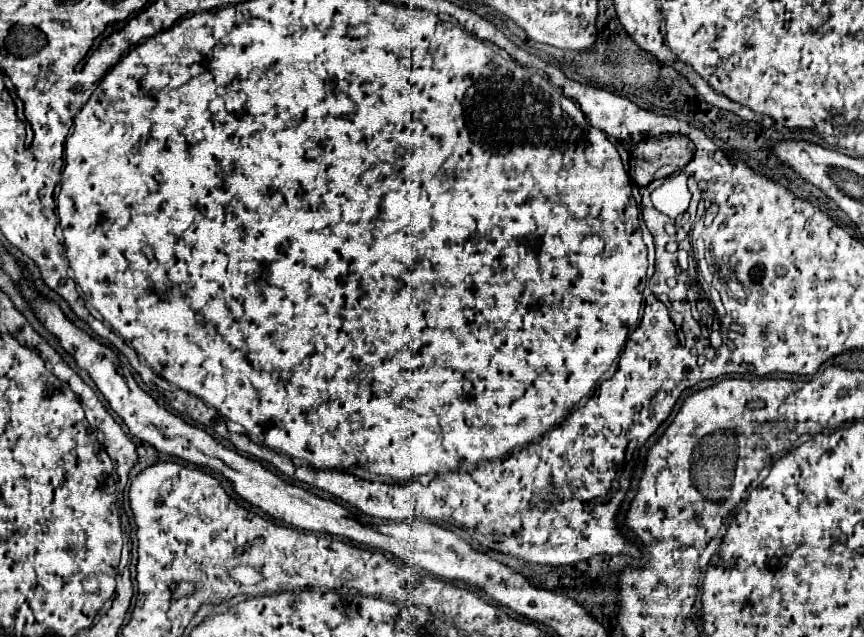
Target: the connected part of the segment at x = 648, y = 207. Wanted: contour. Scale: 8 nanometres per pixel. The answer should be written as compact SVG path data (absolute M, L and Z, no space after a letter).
M641 188L640 192L642 195L641 212L642 215L644 215L644 221L646 221L646 226L654 237L654 244L656 245L656 267L656 265L660 265L658 259L664 257L664 255L668 255L668 253L664 251L664 245L669 242L670 238L668 238L665 231L665 225L670 222L670 219L658 211L658 209L654 208L649 198L649 190Z

